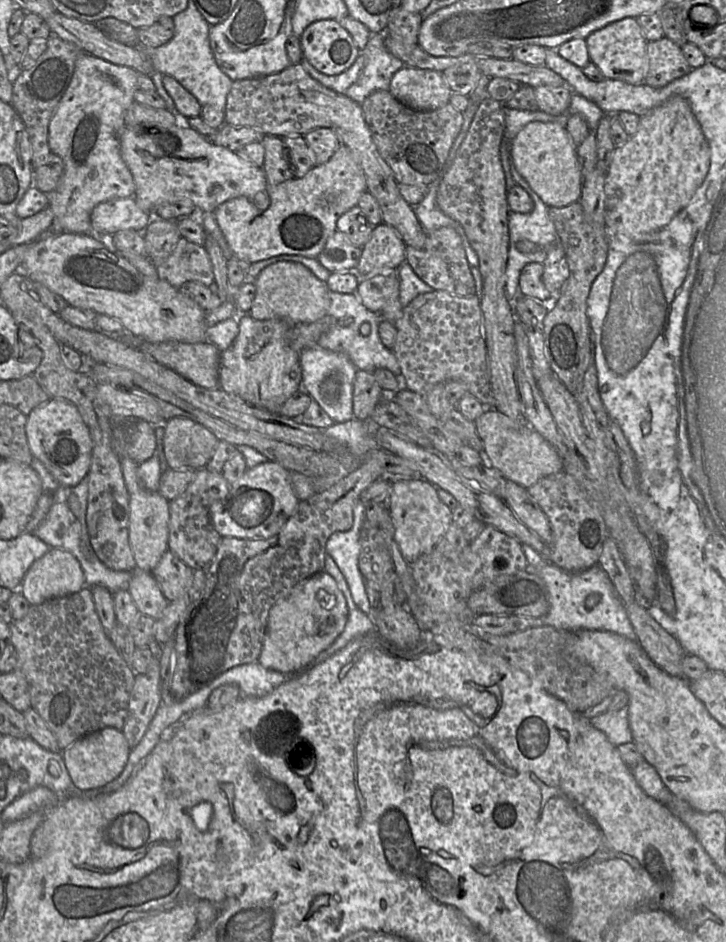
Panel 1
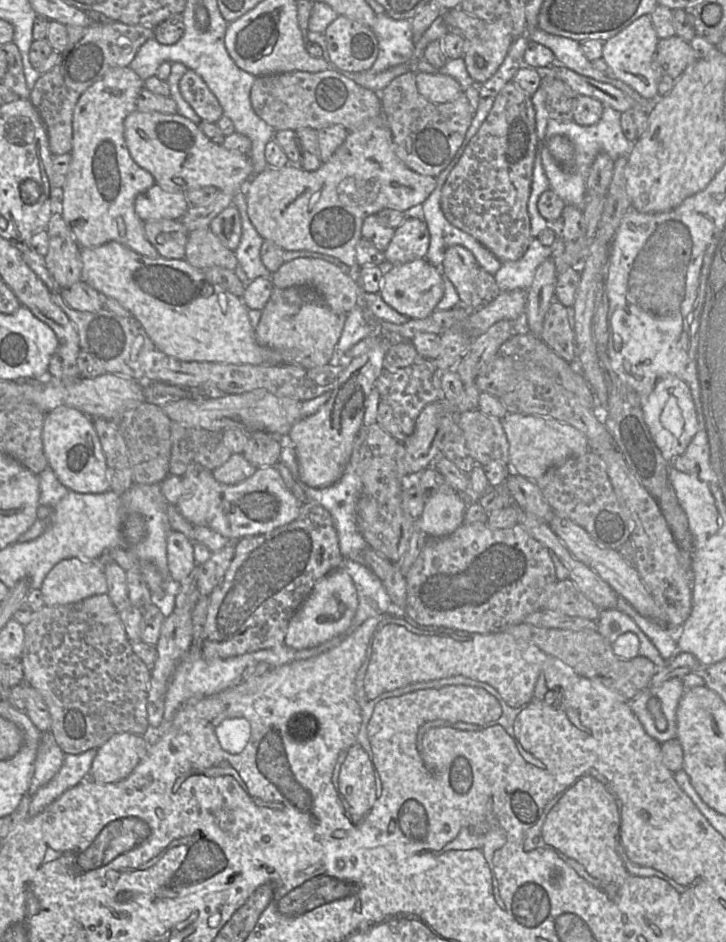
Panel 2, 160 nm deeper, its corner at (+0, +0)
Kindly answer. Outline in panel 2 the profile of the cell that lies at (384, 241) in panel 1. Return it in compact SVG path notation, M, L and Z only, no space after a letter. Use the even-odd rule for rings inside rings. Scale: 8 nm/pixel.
M421 216L407 217L395 229L394 236L384 250L385 262L399 265L426 257L430 234Z

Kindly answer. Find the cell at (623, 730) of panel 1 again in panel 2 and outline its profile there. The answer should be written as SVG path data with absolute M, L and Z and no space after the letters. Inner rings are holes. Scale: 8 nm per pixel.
M674 677L659 685L648 686L628 701L632 712L638 718L646 733L657 742L662 744L676 738L677 707L686 689L682 678Z

